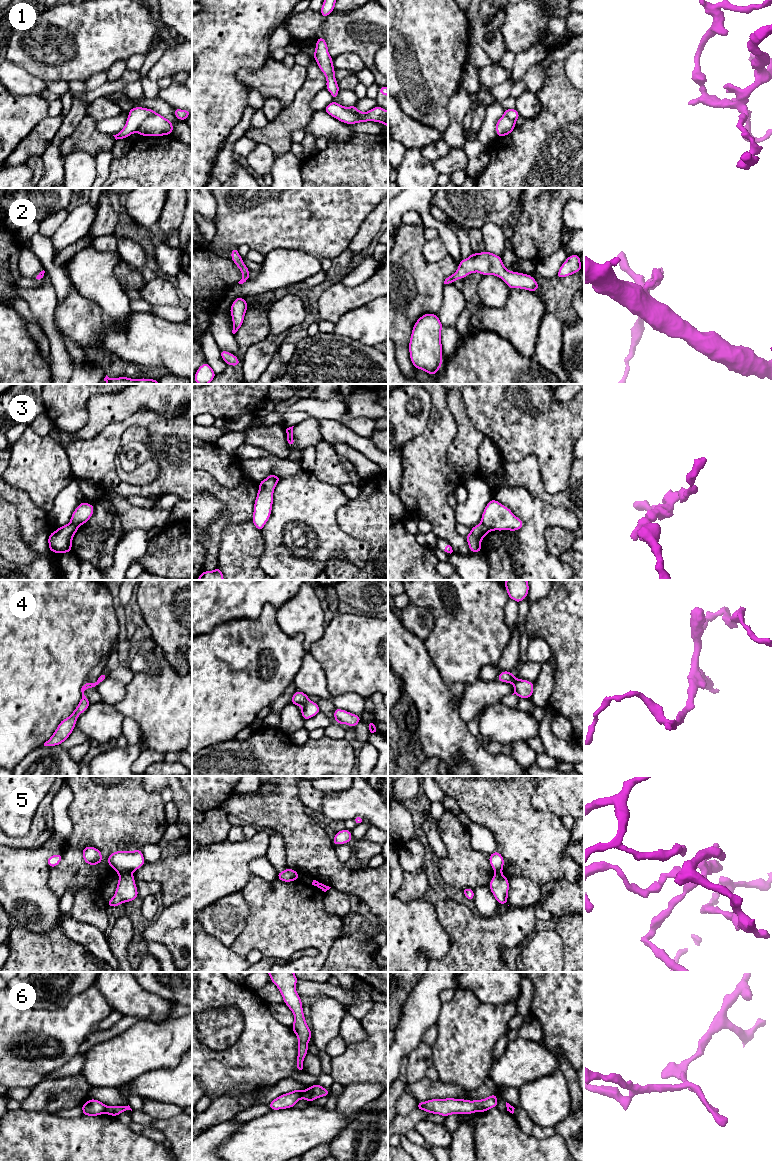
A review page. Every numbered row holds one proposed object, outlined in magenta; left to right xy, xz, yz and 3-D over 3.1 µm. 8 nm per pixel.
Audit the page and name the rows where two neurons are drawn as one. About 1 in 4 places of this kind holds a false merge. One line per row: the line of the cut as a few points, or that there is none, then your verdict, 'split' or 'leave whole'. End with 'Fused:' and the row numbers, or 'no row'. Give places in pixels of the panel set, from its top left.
1: cut xy (156, 113), (148, 116), (136, 131); split
2: cut none; leave whole
3: cut yz (481, 522), (490, 530); split
4: cut none; leave whole
5: cut xy (130, 872), (119, 874); split
6: cut xz (303, 1091), (301, 1097); split
Fused: 1, 3, 5, 6

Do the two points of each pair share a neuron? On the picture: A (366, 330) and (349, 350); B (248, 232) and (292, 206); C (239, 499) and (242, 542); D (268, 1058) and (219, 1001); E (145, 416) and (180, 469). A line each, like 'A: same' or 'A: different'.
A: different
B: same
C: different
D: same
E: same

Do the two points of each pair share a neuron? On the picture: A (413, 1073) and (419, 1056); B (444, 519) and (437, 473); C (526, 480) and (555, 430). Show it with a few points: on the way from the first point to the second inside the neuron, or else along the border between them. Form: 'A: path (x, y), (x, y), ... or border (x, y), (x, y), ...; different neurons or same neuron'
A: path (416, 1069), (419, 1060); same neuron
B: path (437, 508), (437, 484); same neuron
C: border (514, 461), (534, 455), (543, 483); different neurons

